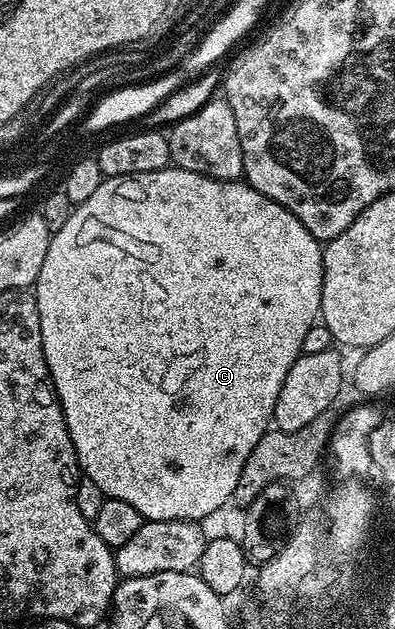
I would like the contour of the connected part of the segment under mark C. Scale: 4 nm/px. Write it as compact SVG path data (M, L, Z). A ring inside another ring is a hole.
M177 168L106 178L88 200L71 209L64 228L50 238L48 256L44 256L40 276L33 284L32 297L40 316L40 336L50 383L62 405L78 465L81 473L100 488L103 496L128 500L147 522L202 522L233 499L244 460L248 460L252 448L256 448L266 431L271 429L280 384L284 384L288 368L292 368L294 361L303 354L304 336L322 313L323 249L323 243L314 238L288 208L256 192L256 188L245 181L221 182Z

